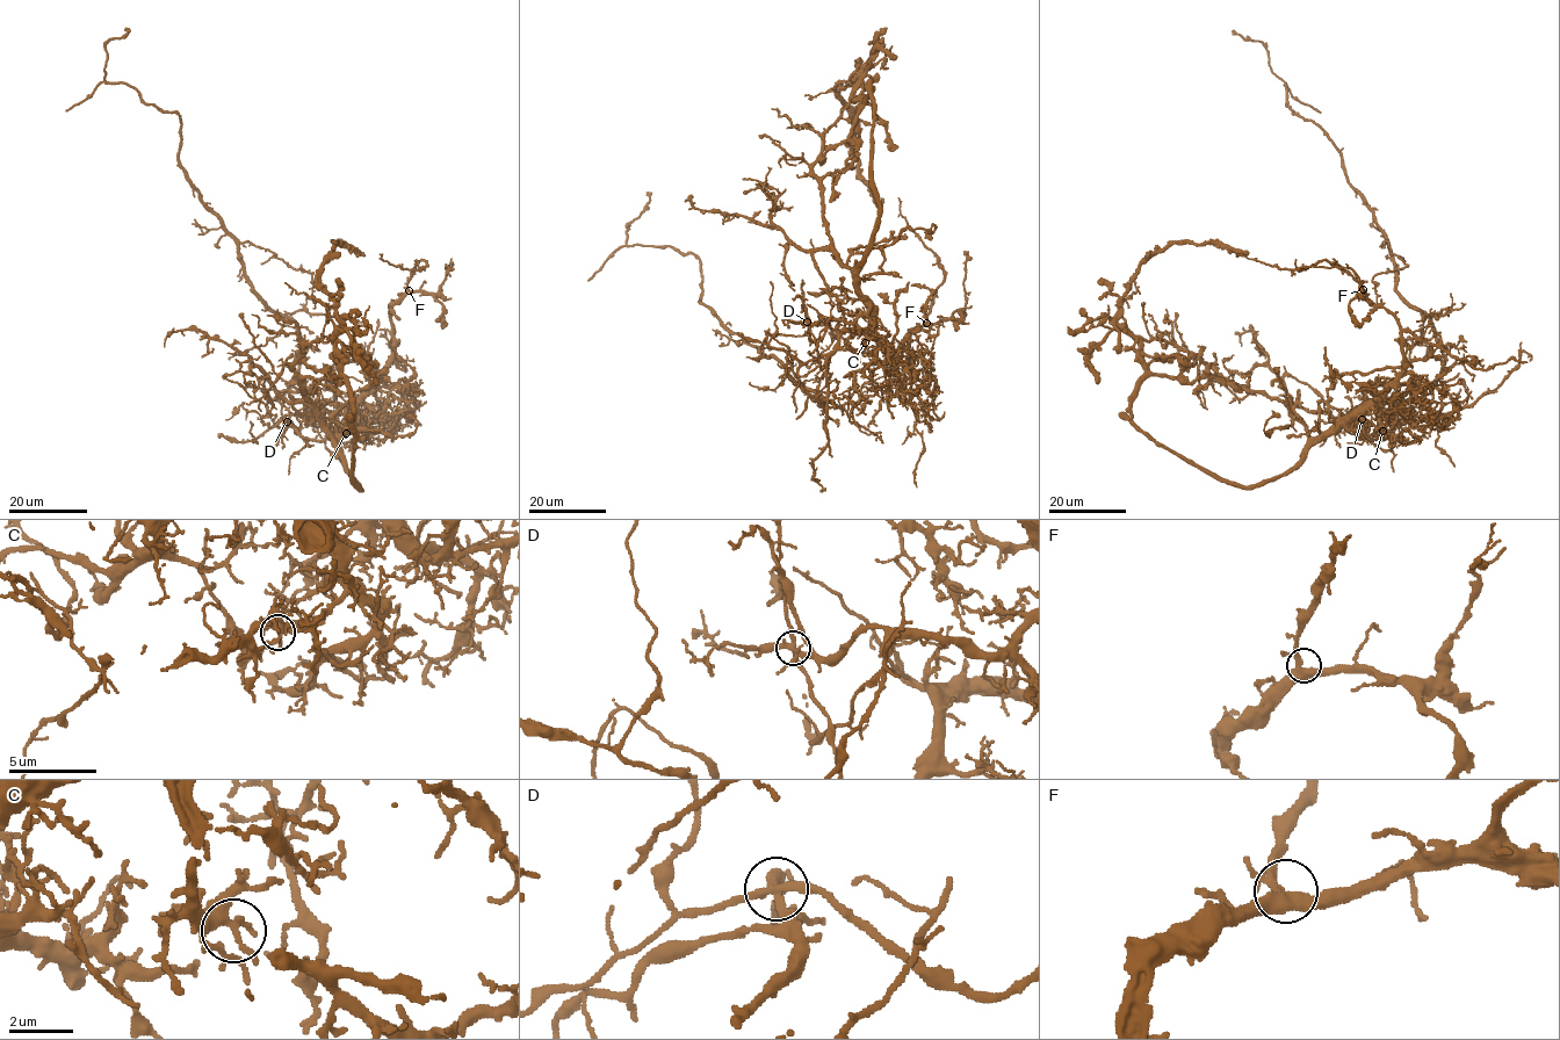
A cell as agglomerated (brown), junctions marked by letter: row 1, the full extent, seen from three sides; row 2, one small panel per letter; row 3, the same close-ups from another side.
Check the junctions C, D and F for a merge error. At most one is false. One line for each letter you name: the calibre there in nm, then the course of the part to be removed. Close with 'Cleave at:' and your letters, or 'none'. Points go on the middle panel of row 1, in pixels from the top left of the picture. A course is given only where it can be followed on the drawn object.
D: Thickness 280 nm. Course of the part to remove: (807, 322), (820, 363), (799, 377), (820, 404), (701, 303), (692, 253), (627, 244), (648, 192)
Cleave at: D

